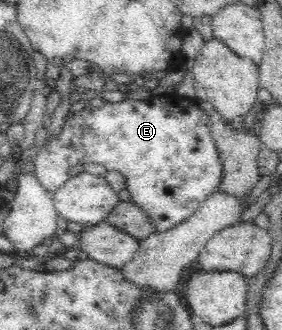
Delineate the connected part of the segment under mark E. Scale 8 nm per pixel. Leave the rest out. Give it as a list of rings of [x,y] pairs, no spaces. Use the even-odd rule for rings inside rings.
[[[172,92],[164,95],[150,96],[146,100],[134,100],[126,99],[122,102],[110,102],[106,101],[105,104],[101,107],[92,107],[86,106],[79,113],[71,113],[68,111],[68,114],[65,116],[64,124],[62,125],[62,130],[58,132],[56,138],[49,137],[47,141],[39,148],[39,151],[36,153],[33,158],[35,175],[37,176],[40,184],[46,188],[46,191],[56,192],[65,182],[68,180],[68,170],[76,164],[102,164],[106,170],[116,170],[120,174],[124,175],[126,181],[126,190],[130,194],[130,202],[136,206],[142,208],[144,212],[148,215],[148,219],[154,224],[154,229],[156,232],[153,234],[164,233],[166,230],[173,228],[178,224],[181,224],[184,220],[187,220],[189,216],[192,216],[195,211],[197,211],[201,206],[204,200],[208,198],[212,193],[214,193],[222,180],[223,175],[223,166],[221,160],[219,159],[218,149],[216,148],[213,136],[211,135],[209,129],[209,116],[206,114],[206,111],[203,111],[198,107],[197,101],[192,100],[188,97],[183,97],[182,95],[175,95]]]

